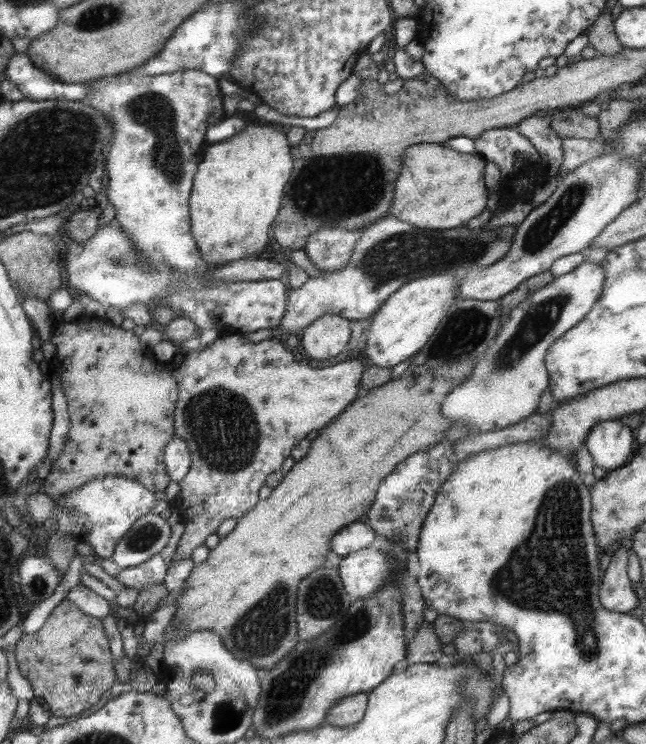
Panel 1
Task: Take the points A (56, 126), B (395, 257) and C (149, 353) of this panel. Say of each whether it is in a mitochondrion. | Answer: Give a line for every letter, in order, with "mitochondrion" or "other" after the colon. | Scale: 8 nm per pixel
A: mitochondrion
B: mitochondrion
C: other

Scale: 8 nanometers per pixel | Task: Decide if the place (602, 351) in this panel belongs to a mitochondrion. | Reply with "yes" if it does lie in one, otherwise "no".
no

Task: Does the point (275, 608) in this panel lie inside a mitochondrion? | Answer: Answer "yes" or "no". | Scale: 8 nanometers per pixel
yes

